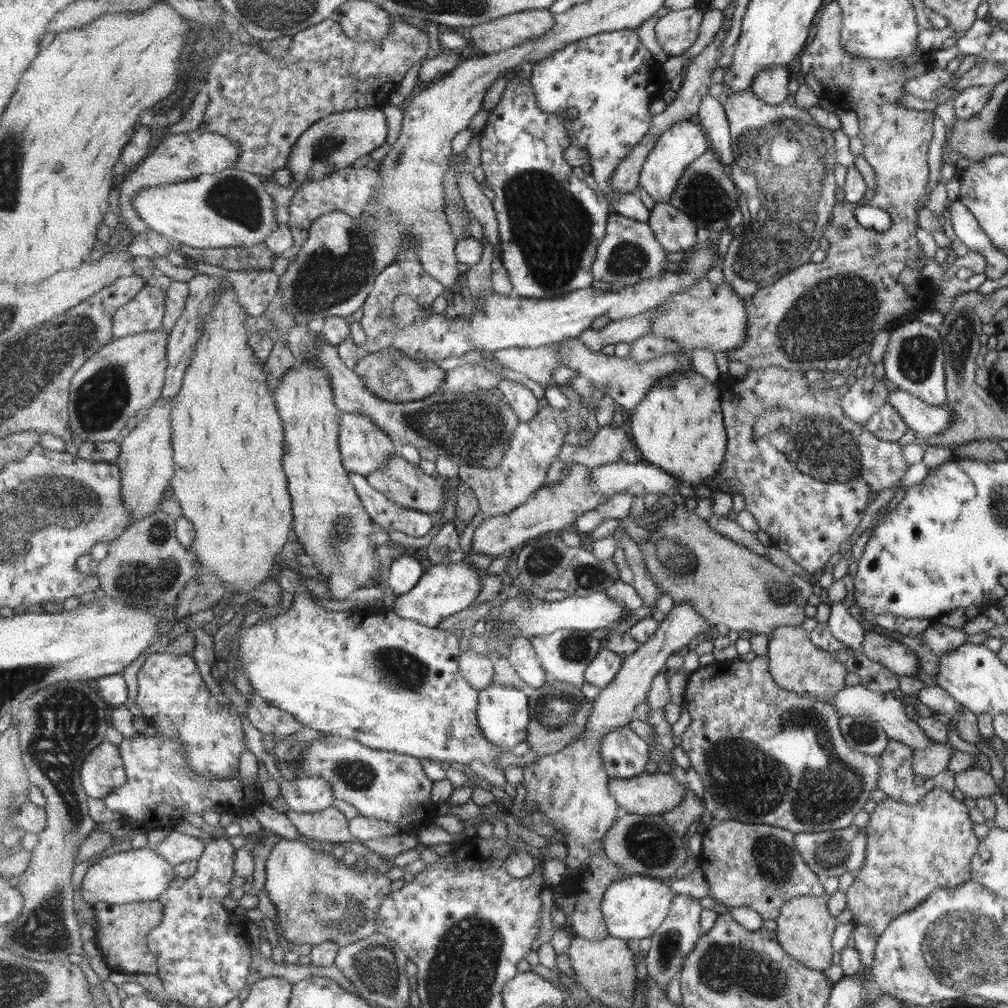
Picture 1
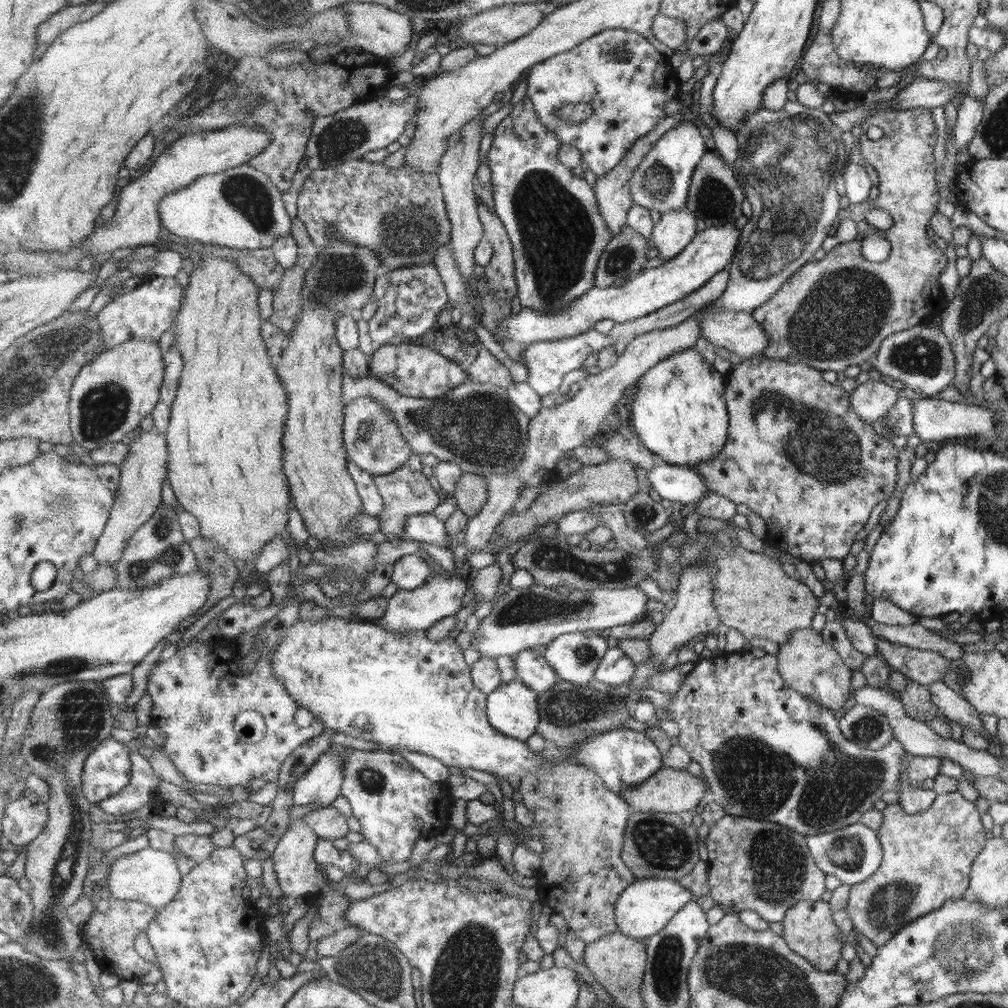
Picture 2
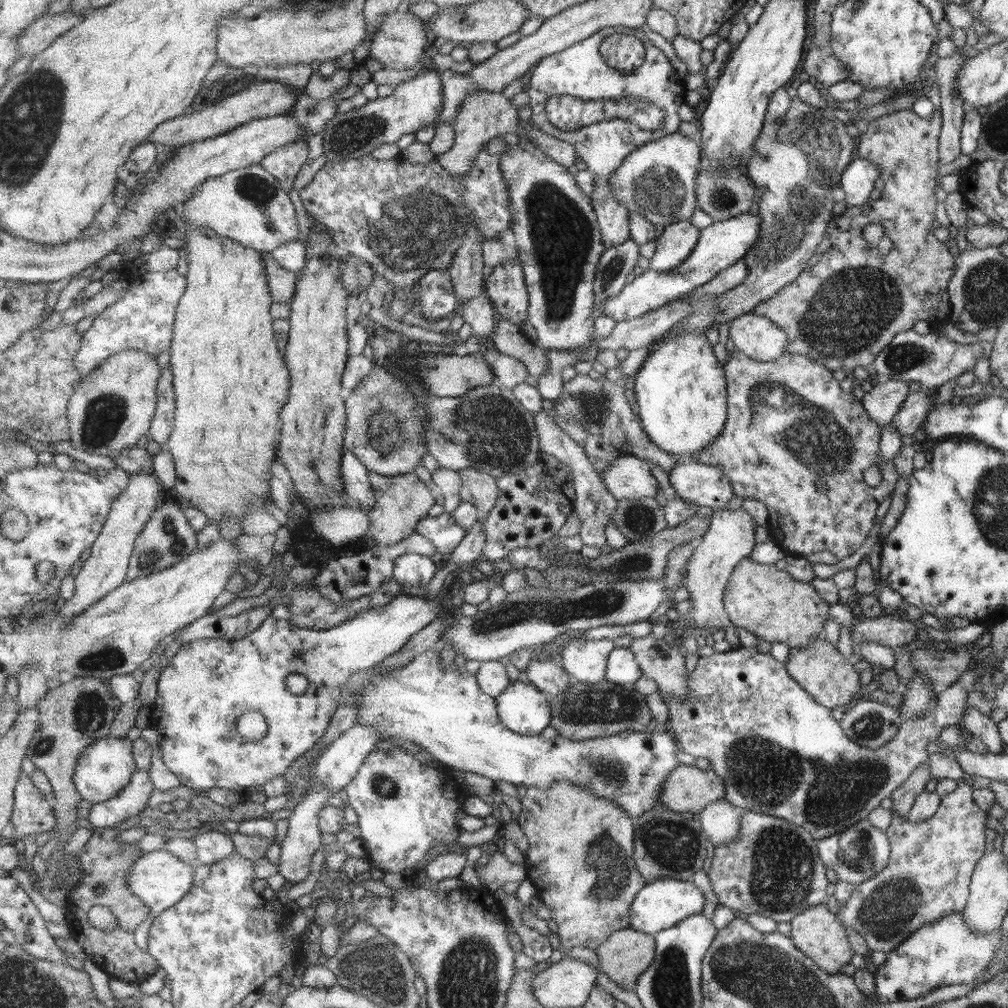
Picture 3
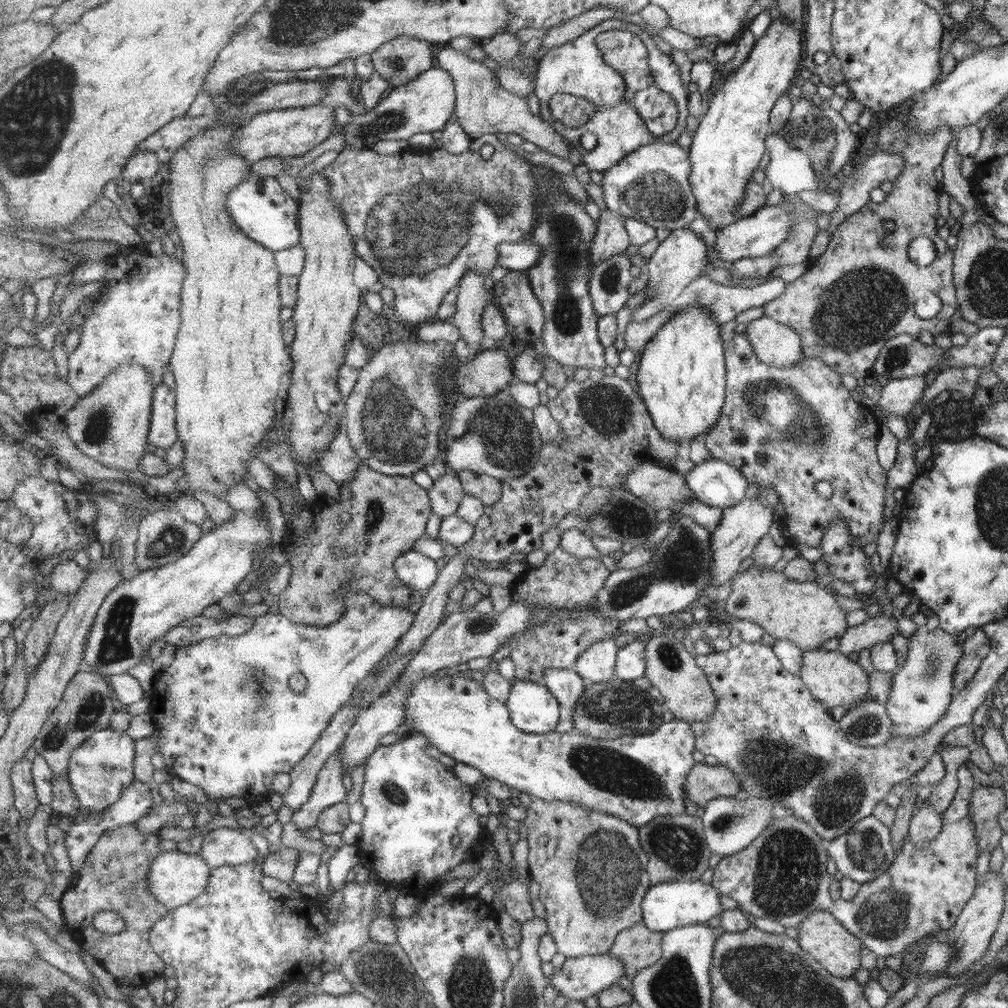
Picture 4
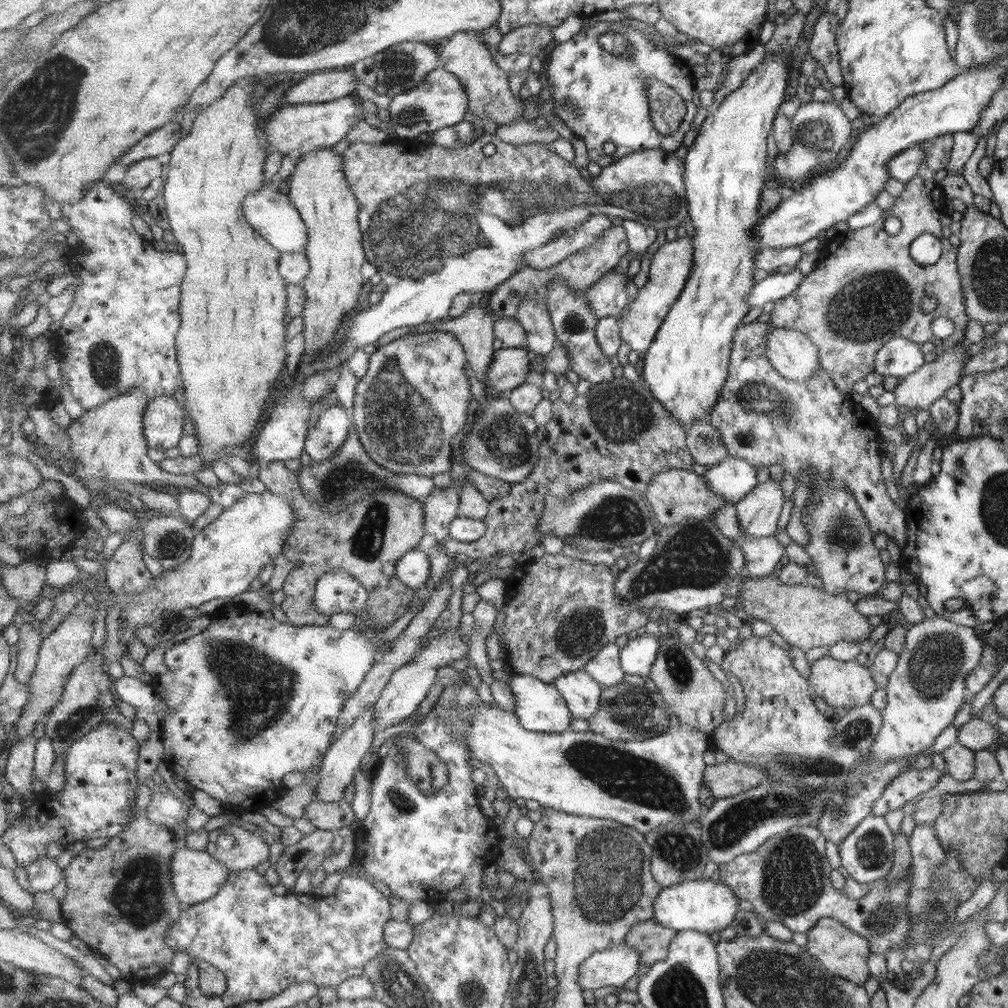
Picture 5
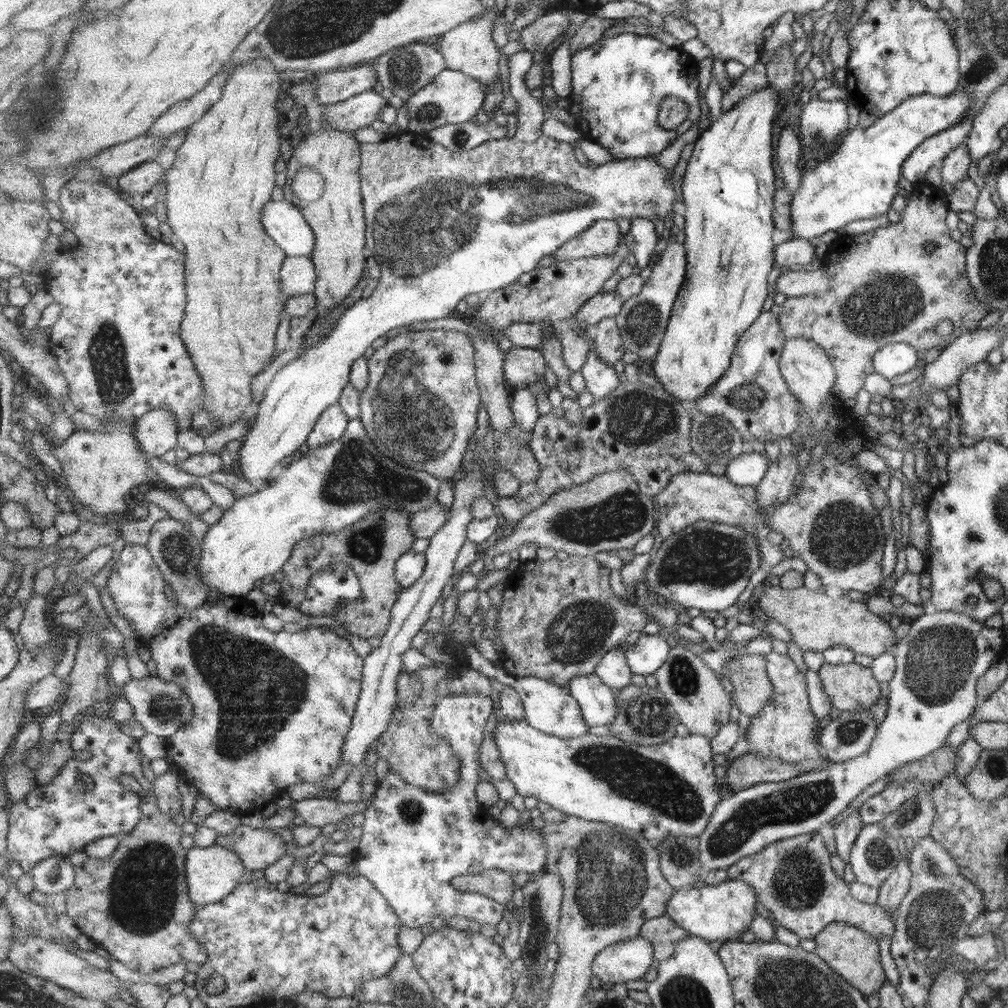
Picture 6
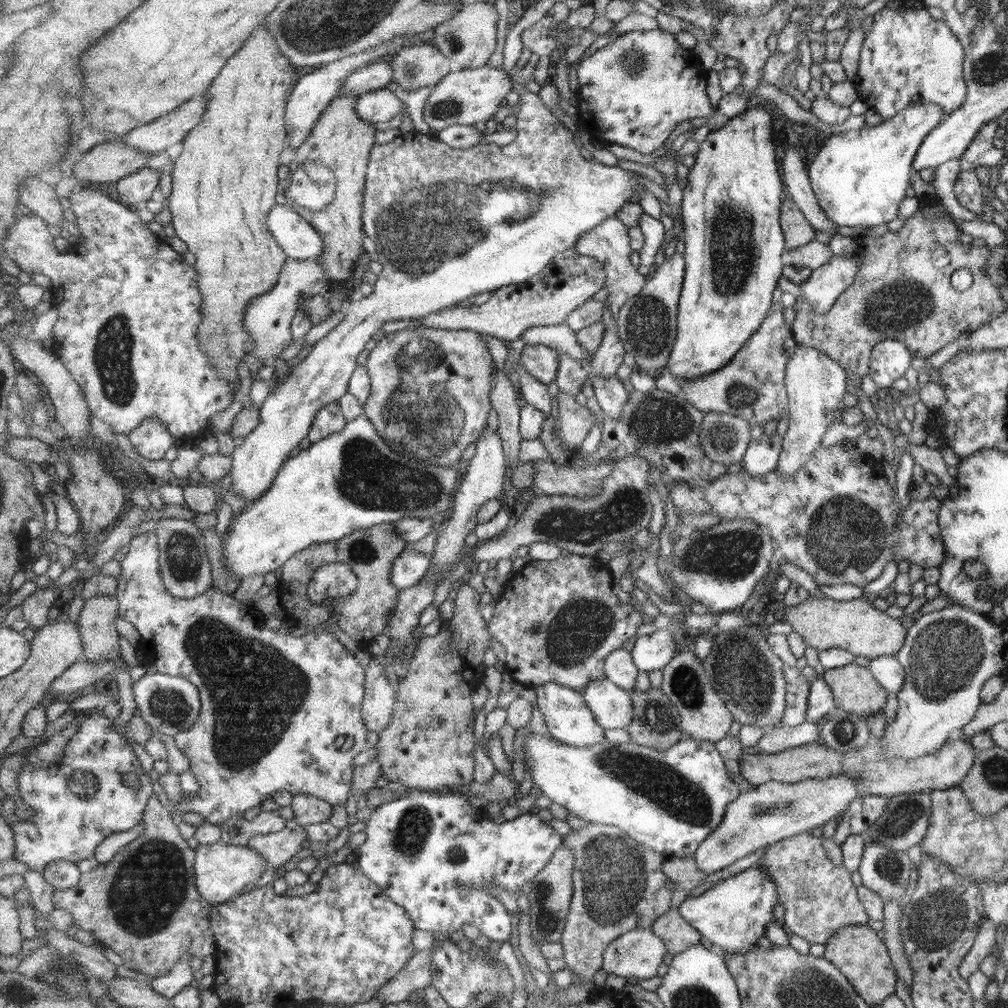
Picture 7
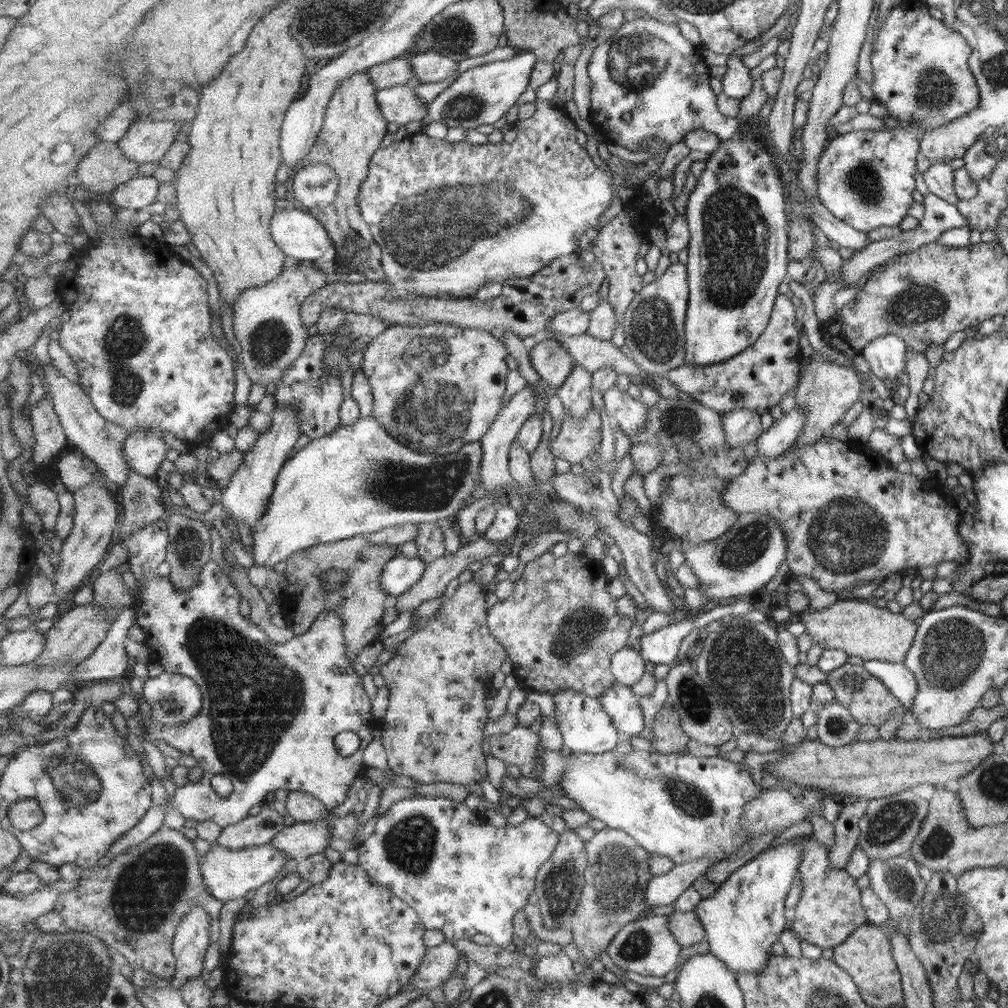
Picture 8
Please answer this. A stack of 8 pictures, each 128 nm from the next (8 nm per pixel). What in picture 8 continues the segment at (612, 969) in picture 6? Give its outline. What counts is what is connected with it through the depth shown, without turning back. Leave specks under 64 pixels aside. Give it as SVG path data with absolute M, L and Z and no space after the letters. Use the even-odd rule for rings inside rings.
M670 915L654 916L635 920L617 934L607 950L611 960L623 971L632 971L642 976L664 977L681 968L683 947L669 929Z

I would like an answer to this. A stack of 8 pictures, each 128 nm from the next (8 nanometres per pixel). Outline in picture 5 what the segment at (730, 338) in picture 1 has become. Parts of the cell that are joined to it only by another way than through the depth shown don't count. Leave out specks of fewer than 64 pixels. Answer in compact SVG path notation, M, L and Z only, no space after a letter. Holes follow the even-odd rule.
M770 326L766 330L766 358L790 382L805 385L820 368L818 351L805 333Z

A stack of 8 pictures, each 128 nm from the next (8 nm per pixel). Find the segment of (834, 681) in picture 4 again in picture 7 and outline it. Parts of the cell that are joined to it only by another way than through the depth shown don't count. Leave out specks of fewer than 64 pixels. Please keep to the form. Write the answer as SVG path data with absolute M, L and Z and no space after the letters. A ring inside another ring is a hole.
M849 663L824 670L819 678L831 689L834 706L845 712L866 719L885 706L887 692L877 684L867 667Z

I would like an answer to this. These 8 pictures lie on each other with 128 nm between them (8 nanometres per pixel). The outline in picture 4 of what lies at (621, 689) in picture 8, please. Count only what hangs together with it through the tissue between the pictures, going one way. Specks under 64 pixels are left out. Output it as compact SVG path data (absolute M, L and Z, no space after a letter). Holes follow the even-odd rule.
M547 668L543 680L558 701L563 702L563 708L569 710L575 710L579 706L579 700L589 685L577 671L559 668Z

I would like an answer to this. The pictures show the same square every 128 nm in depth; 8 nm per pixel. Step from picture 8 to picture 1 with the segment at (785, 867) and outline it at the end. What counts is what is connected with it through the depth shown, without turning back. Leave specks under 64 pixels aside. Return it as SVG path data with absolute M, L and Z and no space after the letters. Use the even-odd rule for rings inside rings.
M628 874L623 881L615 882L606 892L603 911L606 915L610 935L631 939L652 938L670 916L678 892L670 883L665 884L659 878Z

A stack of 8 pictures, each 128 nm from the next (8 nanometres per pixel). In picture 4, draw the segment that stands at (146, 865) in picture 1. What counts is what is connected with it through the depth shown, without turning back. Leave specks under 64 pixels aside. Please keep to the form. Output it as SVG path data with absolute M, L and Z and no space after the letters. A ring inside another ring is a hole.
M175 850L164 852L155 860L150 871L150 890L164 906L170 910L186 906L201 897L208 890L212 878L211 866L207 865L201 854L185 854Z

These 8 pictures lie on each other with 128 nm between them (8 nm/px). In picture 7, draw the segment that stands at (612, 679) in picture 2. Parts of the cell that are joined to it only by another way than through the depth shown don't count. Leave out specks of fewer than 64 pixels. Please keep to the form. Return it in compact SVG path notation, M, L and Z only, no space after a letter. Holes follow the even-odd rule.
M676 629L656 630L649 636L641 636L634 640L630 645L633 658L639 667L639 670L651 672L651 670L663 670L675 658L675 655L681 649L678 640L681 633Z

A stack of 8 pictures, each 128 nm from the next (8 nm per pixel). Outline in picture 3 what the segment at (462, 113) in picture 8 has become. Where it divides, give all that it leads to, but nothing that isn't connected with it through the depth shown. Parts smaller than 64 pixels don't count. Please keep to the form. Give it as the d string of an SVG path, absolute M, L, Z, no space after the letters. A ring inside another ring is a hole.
M437 70L420 73L410 81L399 83L386 97L377 97L358 109L335 116L323 132L323 156L330 162L371 155L375 148L385 143L399 142L405 134L434 124L445 106L443 79Z

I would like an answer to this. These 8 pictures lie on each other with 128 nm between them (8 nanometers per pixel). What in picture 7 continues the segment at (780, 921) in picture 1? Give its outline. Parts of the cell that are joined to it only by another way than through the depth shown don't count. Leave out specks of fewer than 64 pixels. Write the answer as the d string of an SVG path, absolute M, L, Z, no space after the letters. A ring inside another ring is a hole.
M867 925L843 926L831 938L827 938L827 942L823 946L824 951L822 957L831 962L845 976L845 979L851 984L854 991L870 1007L877 1006L883 998L894 994L896 975L894 974L891 960L880 938L880 934L871 929L871 927Z

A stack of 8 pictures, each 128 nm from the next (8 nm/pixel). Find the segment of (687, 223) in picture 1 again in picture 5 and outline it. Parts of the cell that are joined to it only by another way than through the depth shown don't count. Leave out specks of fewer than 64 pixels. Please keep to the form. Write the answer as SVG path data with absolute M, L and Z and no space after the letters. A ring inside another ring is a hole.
M685 236L673 241L666 241L659 246L651 260L648 281L640 289L636 300L620 317L618 317L622 340L628 343L631 350L647 354L658 334L666 315L671 307L678 301L679 295L691 276L695 264L695 244L693 237Z

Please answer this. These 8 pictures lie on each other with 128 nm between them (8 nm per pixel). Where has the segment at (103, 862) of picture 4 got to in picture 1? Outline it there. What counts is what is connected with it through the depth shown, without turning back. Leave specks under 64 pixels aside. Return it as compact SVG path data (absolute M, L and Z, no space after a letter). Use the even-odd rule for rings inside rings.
M160 901L149 903L128 903L113 905L95 903L94 915L99 922L99 933L95 934L95 944L102 953L101 956L112 976L121 977L124 973L158 974L159 963L155 954L149 950L147 935L163 921L164 907Z

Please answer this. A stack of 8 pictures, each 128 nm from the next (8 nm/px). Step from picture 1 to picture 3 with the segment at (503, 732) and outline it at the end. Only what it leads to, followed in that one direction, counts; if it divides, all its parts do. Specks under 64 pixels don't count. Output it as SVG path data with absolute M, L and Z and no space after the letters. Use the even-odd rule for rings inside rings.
M525 679L509 684L509 688L497 696L501 722L509 729L523 735L541 735L553 720L549 695Z

